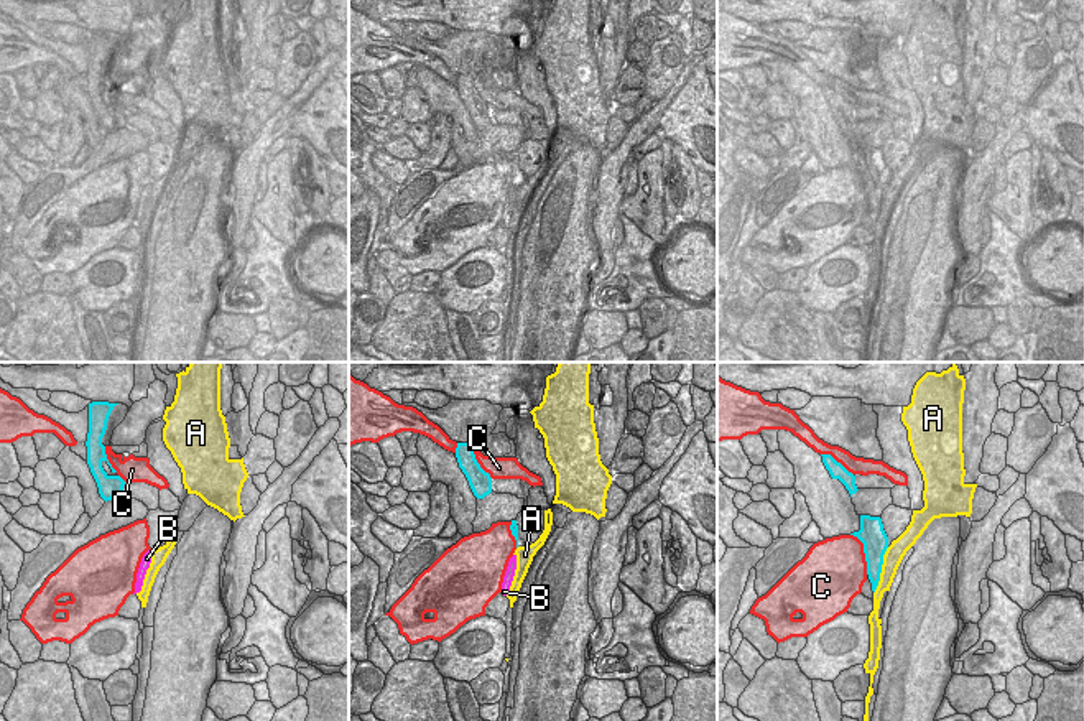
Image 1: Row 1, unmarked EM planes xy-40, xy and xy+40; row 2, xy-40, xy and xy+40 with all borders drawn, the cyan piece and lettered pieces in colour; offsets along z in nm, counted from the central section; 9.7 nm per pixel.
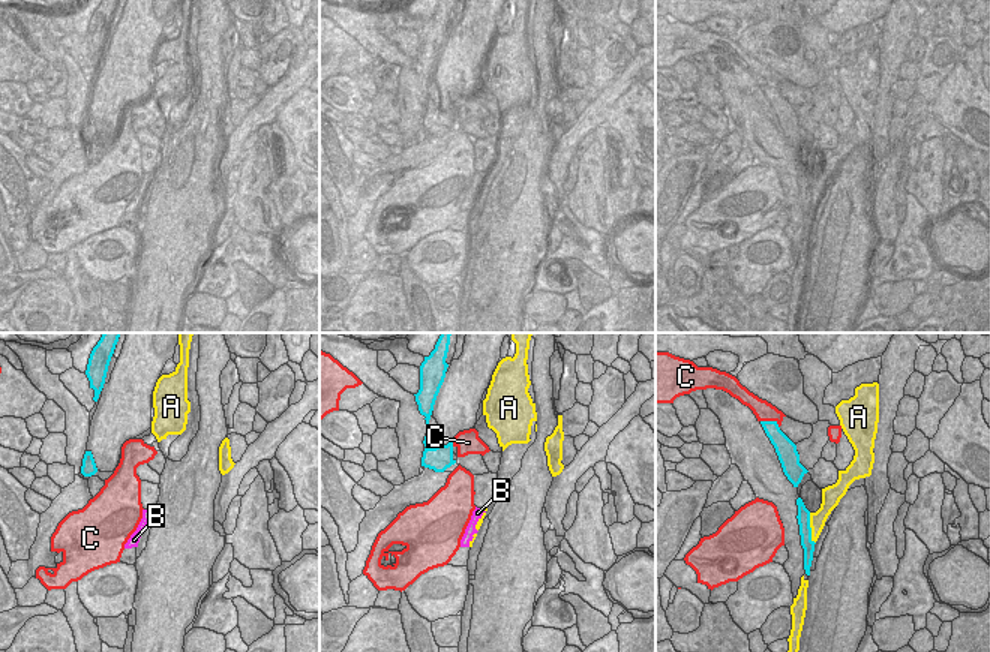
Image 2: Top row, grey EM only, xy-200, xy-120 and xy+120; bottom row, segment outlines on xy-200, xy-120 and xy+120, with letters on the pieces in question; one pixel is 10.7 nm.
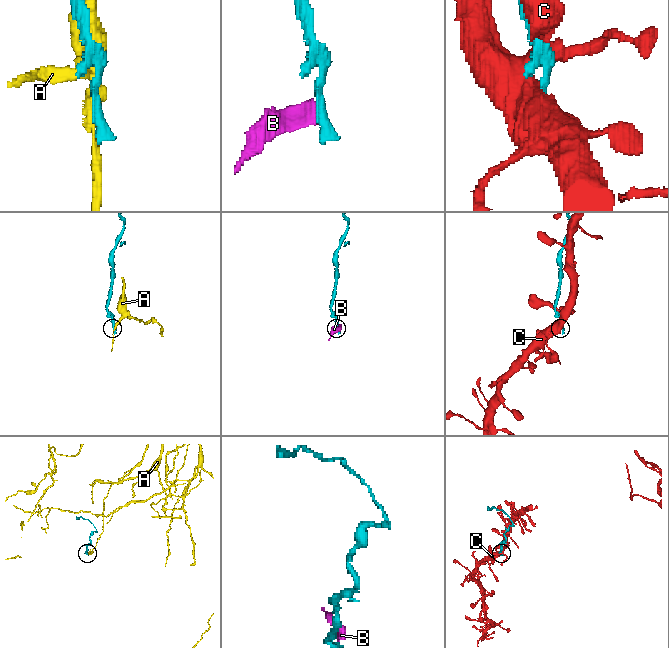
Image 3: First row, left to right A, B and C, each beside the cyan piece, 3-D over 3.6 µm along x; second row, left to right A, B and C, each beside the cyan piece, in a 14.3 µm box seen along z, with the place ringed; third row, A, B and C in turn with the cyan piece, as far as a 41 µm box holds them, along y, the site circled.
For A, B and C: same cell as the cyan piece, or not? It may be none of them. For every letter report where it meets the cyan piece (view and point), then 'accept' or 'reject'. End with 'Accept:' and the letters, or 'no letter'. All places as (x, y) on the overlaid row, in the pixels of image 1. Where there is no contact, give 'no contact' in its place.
A: contact xy+40 (880, 570); reject
B: no contact; reject
C: contact xy+40 (864, 552); reject
Accept: no letter

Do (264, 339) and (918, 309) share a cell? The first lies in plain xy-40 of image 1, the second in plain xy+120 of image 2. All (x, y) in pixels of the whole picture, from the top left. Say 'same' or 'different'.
same

